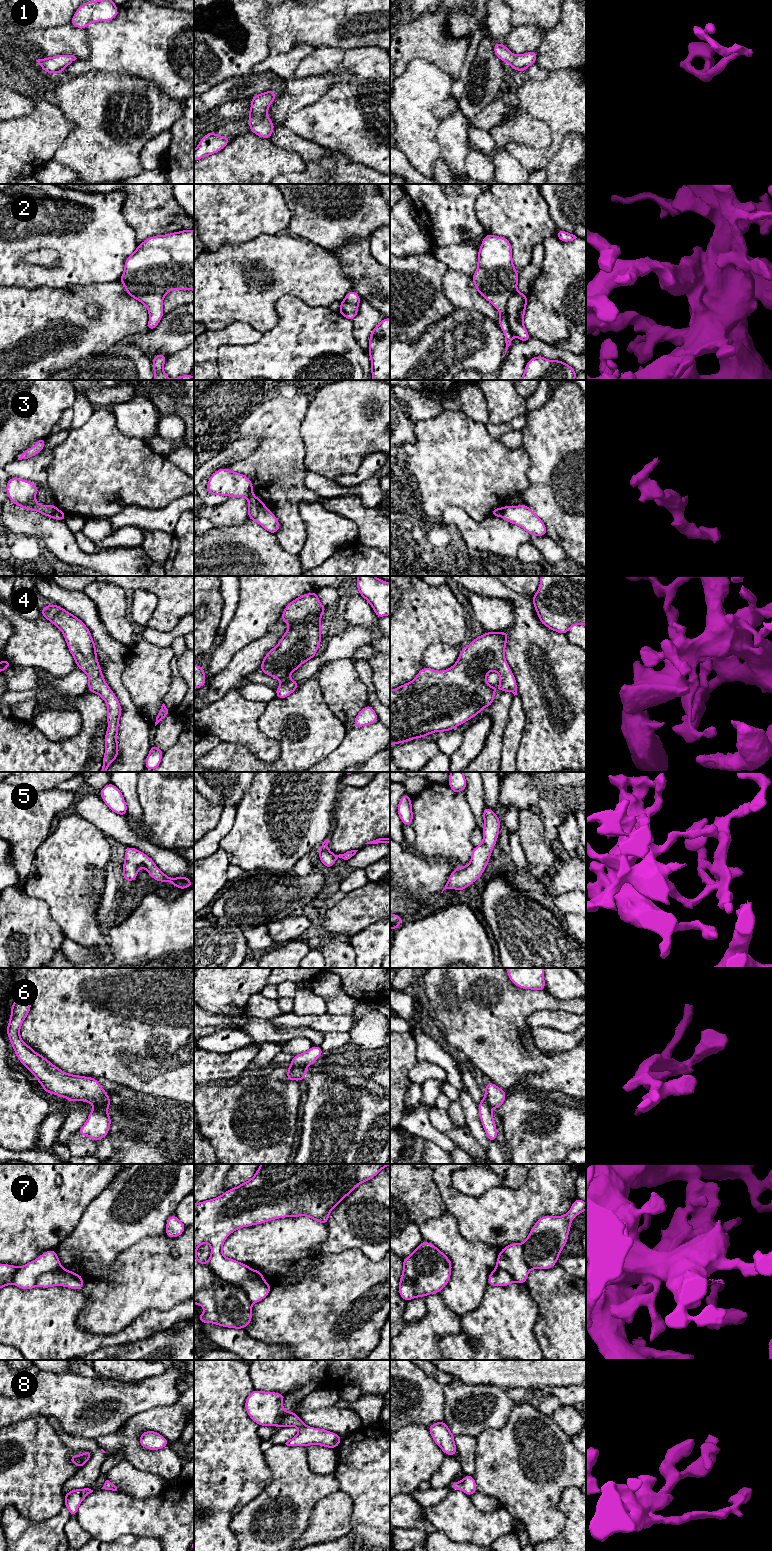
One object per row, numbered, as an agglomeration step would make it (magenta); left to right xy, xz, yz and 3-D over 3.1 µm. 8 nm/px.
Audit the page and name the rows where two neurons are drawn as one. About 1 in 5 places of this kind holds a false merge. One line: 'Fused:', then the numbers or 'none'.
Fused: 3, 6

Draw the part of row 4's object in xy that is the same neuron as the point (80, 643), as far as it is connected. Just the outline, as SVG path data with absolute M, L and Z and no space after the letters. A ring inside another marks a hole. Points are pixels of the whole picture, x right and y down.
M50 603L40 611L44 618L61 630L77 667L87 674L89 679L87 691L100 695L107 705L108 729L104 738L105 754L100 771L107 772L109 765L119 754L117 735L122 707L103 678L91 632L80 619L59 605Z

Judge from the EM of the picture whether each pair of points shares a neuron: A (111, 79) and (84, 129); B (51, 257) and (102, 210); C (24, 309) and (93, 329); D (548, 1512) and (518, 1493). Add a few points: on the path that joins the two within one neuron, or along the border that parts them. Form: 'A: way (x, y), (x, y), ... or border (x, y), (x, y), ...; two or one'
A: way (110, 91), (101, 105), (101, 112), (96, 117); one
B: border (33, 250), (52, 249), (57, 253), (59, 261); two
C: way (41, 316), (64, 316), (76, 323); one
D: way (541, 1509), (525, 1493); one

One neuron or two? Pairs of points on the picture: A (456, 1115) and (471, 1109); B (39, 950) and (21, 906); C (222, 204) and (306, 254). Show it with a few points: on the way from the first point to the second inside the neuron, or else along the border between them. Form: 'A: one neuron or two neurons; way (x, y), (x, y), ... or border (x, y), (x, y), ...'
A: two neurons; border (458, 1100), (463, 1110), (466, 1125)
B: one neuron; way (31, 939), (21, 917)
C: two neurons; border (282, 232), (258, 235), (250, 240)

